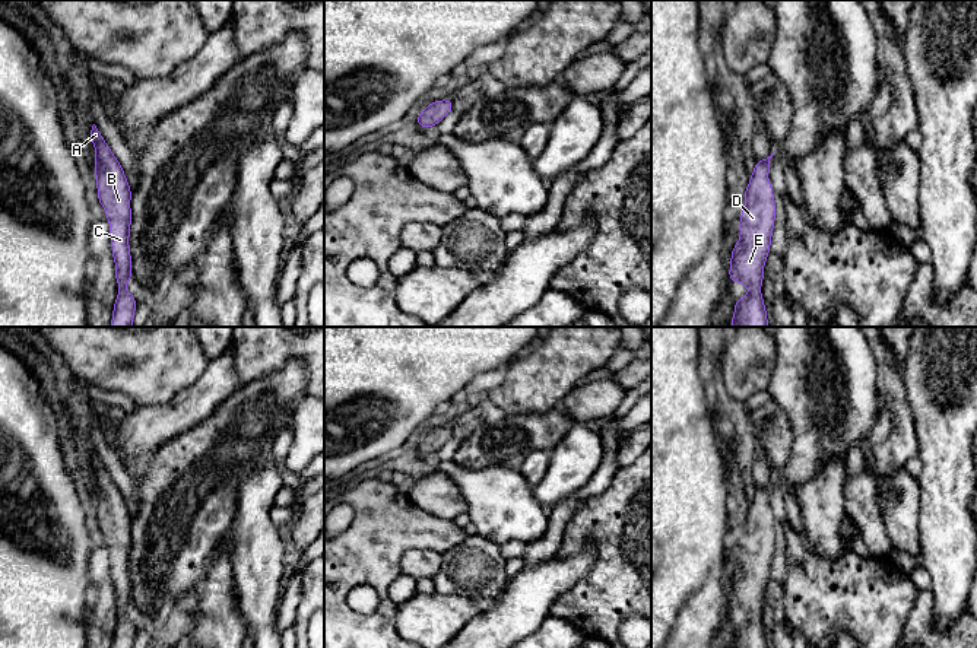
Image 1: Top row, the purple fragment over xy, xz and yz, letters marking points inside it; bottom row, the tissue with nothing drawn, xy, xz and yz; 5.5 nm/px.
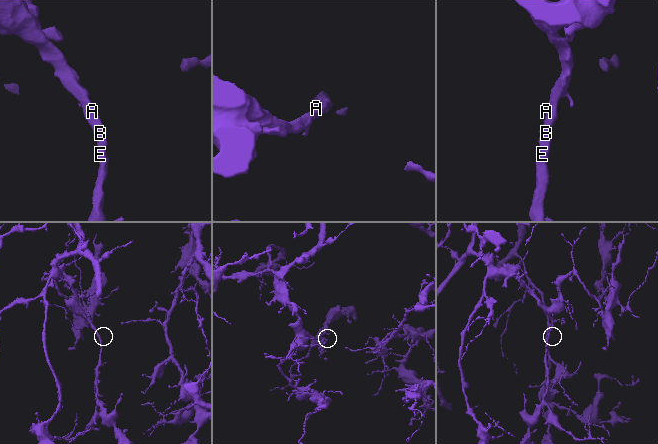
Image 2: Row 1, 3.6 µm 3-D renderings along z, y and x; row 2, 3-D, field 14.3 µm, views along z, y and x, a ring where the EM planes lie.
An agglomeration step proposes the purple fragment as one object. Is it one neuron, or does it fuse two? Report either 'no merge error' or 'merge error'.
no merge error

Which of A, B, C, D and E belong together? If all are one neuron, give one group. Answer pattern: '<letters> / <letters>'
A B C D E

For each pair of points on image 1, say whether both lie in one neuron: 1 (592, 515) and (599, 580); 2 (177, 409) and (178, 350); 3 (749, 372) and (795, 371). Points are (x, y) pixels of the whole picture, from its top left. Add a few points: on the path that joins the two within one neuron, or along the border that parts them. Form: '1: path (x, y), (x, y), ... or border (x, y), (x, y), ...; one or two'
1: path (606, 530), (606, 564); one
2: border (203, 372), (168, 402), (145, 406); two
3: border (776, 342), (776, 367), (767, 388); two

